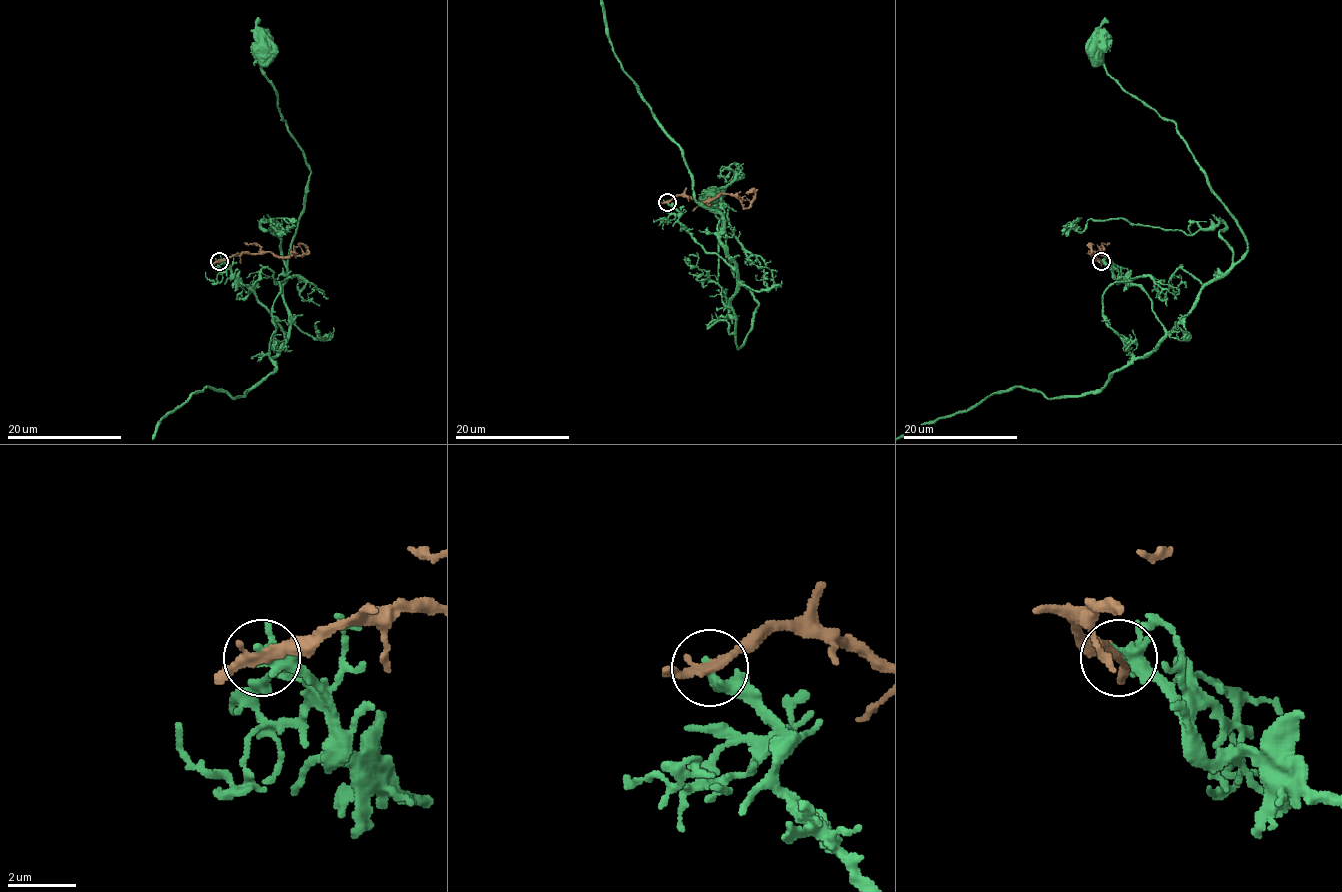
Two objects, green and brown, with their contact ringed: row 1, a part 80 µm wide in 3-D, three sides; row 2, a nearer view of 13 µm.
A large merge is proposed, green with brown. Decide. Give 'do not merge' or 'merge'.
do not merge

